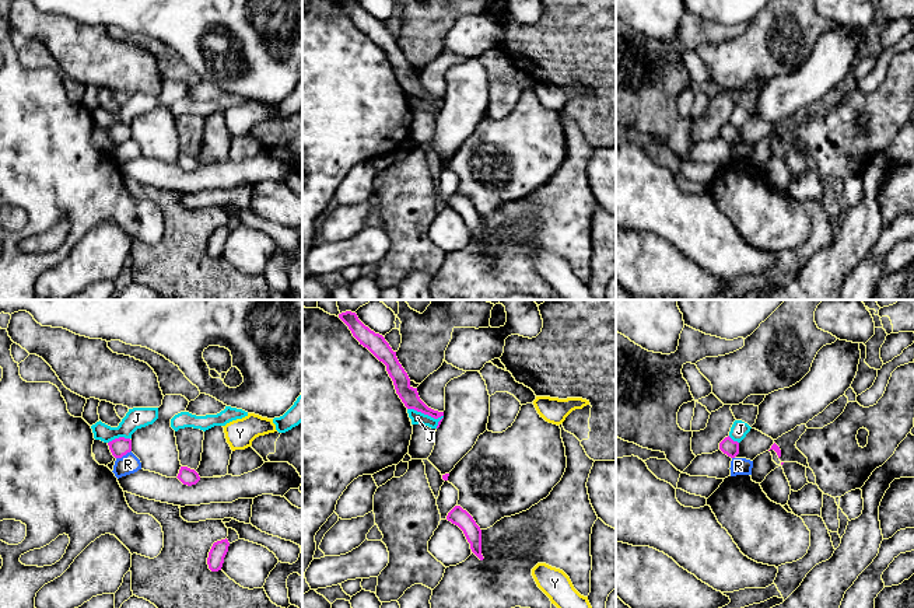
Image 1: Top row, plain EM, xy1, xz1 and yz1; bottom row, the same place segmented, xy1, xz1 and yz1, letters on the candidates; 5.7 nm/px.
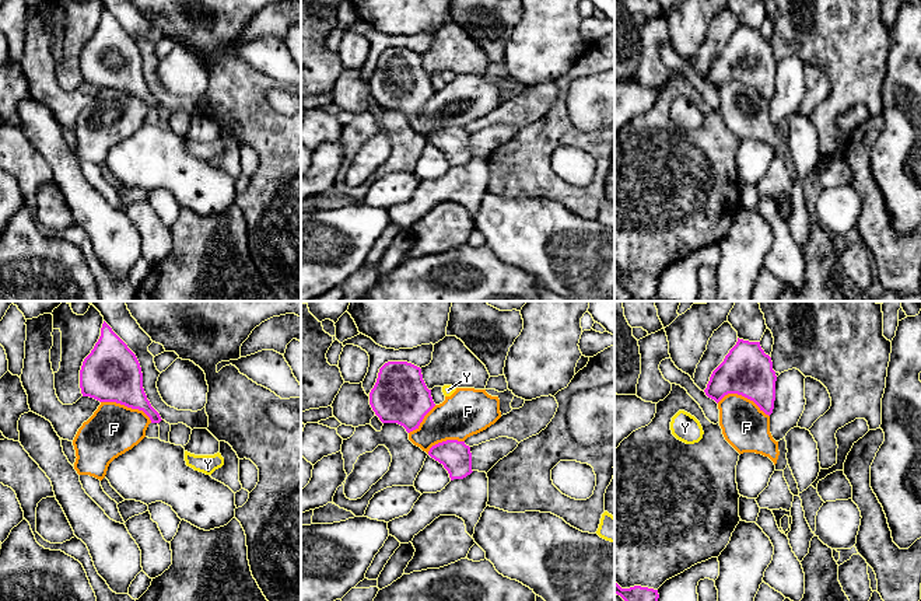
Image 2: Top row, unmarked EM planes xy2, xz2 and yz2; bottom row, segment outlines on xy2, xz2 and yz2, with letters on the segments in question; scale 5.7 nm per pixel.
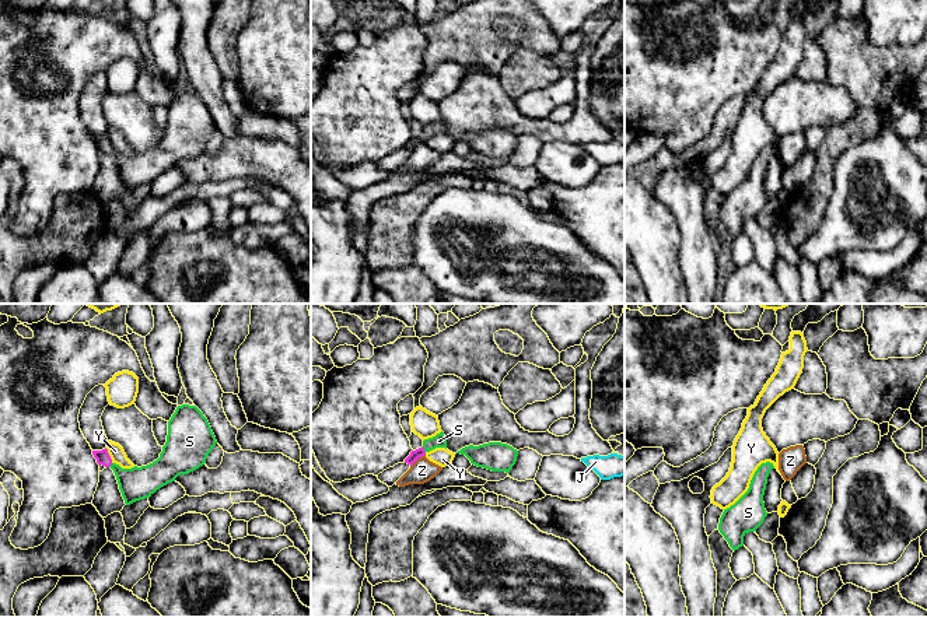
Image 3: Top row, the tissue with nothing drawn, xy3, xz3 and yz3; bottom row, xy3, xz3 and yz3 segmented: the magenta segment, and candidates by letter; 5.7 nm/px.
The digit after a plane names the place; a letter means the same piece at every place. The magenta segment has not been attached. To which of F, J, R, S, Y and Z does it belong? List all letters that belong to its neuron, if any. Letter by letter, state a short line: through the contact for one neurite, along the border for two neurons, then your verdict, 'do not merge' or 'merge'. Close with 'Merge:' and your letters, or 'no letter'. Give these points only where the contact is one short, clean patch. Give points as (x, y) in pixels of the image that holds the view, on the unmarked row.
F: do not merge
J: line xz1 (408, 94), (434, 104), (443, 104); do not merge
R: do not merge
S: line xz3 (415, 142), (423, 136), (438, 128); merge
Y: do not merge
Z: line xz3 (424, 140), (410, 153); do not merge
Merge: S

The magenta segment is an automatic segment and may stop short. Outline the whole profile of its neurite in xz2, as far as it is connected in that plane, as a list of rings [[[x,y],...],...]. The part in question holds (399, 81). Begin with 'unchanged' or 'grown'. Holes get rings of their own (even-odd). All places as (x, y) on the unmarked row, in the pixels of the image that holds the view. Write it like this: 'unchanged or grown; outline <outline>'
unchanged; outline [[[388,48],[379,55],[370,91],[382,109],[398,109],[407,119],[435,92],[421,55],[407,48]]]

